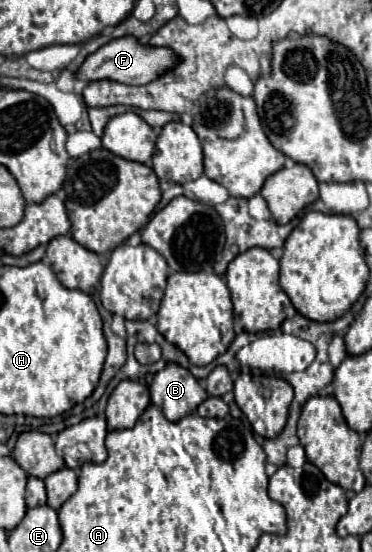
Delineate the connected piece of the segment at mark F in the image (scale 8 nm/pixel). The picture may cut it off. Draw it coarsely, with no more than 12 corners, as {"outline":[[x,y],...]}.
{"outline":[[125,36],[89,54],[81,82],[149,84],[177,62]]}

